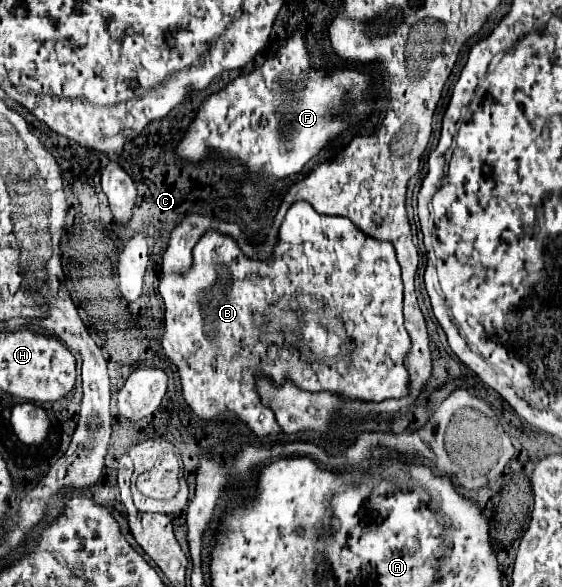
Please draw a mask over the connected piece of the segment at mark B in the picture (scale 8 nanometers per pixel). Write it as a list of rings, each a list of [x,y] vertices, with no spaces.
[[[296,201],[288,209],[286,219],[280,227],[280,241],[274,249],[274,263],[272,265],[244,257],[244,253],[238,251],[238,245],[232,237],[222,235],[218,231],[208,231],[194,247],[194,267],[190,269],[190,273],[186,273],[186,275],[162,275],[160,277],[160,295],[165,305],[162,347],[166,351],[166,357],[180,371],[182,393],[184,393],[188,407],[202,419],[212,419],[212,417],[224,413],[224,409],[228,409],[228,411],[236,413],[236,417],[242,419],[248,427],[252,427],[255,435],[259,438],[280,434],[282,430],[273,411],[264,407],[256,395],[254,373],[266,375],[273,381],[275,387],[280,387],[284,381],[290,380],[294,381],[298,387],[308,389],[308,391],[324,391],[326,389],[326,391],[336,391],[336,393],[342,393],[350,399],[362,399],[362,401],[384,401],[390,397],[408,395],[408,371],[404,367],[404,357],[410,351],[410,337],[404,329],[403,282],[400,279],[400,267],[396,261],[394,247],[388,241],[378,241],[378,239],[368,237],[346,217],[320,215],[314,211],[314,207],[310,203]]]

